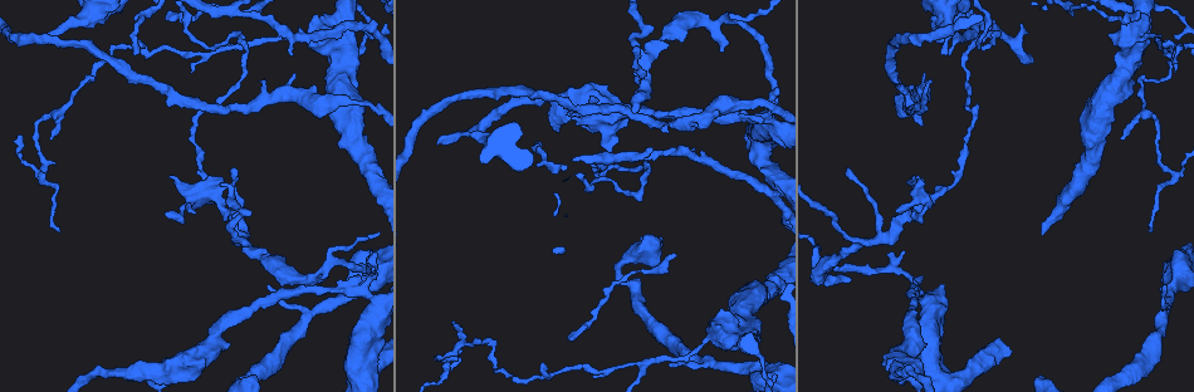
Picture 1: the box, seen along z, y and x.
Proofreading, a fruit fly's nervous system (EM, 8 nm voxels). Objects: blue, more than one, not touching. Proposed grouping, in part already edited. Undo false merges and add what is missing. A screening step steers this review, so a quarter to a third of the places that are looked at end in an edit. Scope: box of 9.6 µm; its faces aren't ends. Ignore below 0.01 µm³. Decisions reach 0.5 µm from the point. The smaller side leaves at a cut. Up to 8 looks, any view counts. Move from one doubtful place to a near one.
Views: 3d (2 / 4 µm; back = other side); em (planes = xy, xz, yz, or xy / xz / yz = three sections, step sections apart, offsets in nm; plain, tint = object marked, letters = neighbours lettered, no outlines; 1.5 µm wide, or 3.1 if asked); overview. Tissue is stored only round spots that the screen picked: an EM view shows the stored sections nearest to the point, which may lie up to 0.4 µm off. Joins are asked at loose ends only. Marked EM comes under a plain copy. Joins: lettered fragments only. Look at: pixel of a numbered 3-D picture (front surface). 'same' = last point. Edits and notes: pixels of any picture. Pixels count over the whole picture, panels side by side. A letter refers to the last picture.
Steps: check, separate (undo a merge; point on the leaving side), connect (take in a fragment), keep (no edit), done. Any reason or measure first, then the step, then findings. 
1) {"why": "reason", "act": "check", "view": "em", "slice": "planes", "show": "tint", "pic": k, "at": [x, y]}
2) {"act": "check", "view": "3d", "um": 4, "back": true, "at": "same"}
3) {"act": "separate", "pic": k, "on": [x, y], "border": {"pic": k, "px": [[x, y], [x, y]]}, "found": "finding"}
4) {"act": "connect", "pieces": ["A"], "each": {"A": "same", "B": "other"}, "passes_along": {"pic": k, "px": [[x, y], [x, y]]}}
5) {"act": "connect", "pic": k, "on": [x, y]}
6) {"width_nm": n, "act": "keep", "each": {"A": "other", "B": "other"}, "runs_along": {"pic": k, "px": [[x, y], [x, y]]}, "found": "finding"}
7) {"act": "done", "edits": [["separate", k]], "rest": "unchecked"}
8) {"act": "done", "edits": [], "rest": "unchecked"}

{"why": "branch point", "act": "check", "view": "3d", "um": 4, "pic": 1, "at": [1162, 315]}

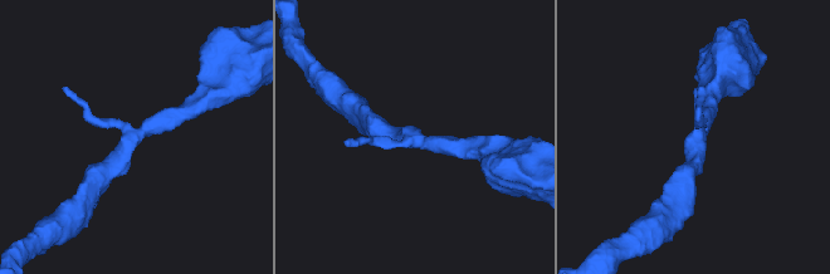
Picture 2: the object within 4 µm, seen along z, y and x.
{"why": "need the tissue", "act": "check", "view": "em", "slice": "planes", "show": "letters", "pic": 2, "at": [139, 134]}

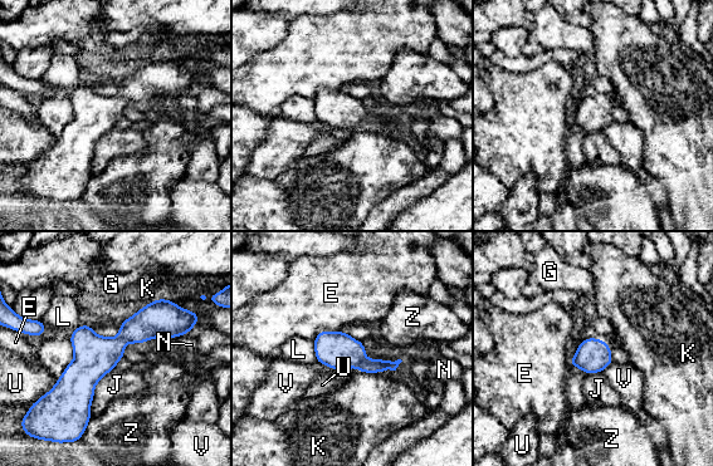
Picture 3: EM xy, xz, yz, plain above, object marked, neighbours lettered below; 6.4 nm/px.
{"act": "keep", "each": {"E": "other", "G": "other", "J": "other", "K": "other", "L": "other", "N": "other", "U": "other", "V": "other", "Z": "other"}, "runs_along": {"pic": 3, "px": [[180, 325], [133, 329], [49, 396]]}, "found": "all the same cell"}

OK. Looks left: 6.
{"why": "sharp bend", "act": "check", "view": "em", "slice": "xy", "step": 8, "show": "letters", "pic": 1, "at": [980, 47]}

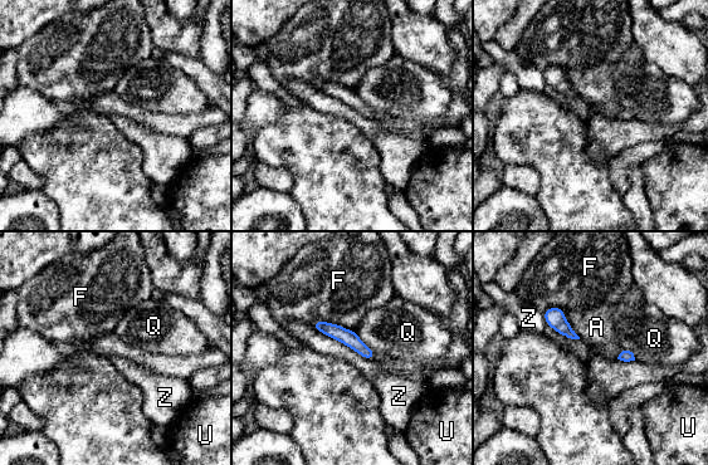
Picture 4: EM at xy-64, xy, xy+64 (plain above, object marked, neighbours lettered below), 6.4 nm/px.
{"act": "keep", "each": {"A": "other", "F": "other", "Q": "other", "U": "other", "Z": "other"}, "runs_along": {"pic": 4, "px": [[316, 324], [348, 337], [371, 355]]}, "found": "all the same cell"}

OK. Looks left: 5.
{"why": "abrupt turn", "act": "check", "view": "em", "slice": "xz", "step": 4, "show": "tint", "pic": 1, "at": [41, 173]}

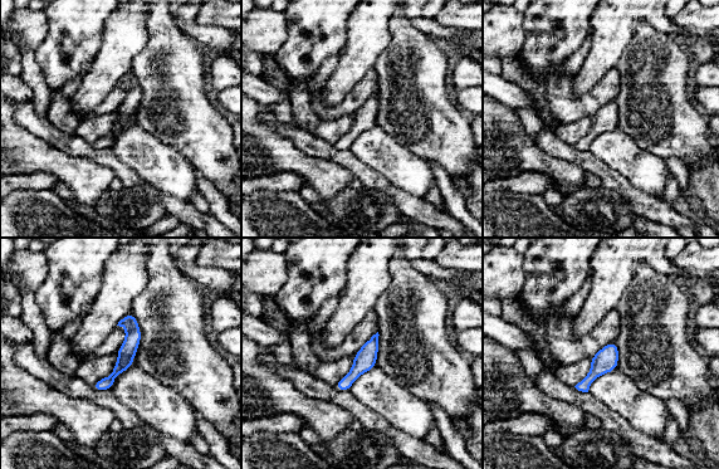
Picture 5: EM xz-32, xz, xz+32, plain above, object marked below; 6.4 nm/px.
{"act": "check", "view": "em", "slice": "planes", "show": "letters", "at": "same"}

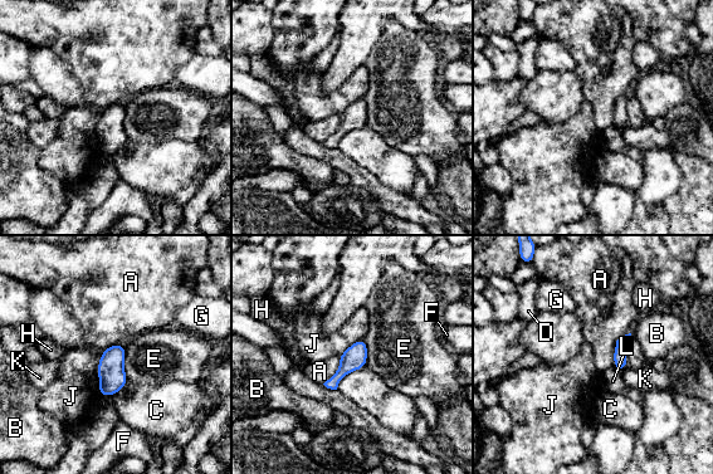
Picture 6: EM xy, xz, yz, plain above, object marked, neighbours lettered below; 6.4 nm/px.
{"act": "keep", "each": {"A": "other", "B": "other", "C": "other", "D": "other", "E": "other", "F": "other", "G": "other", "H": "other", "J": "other", "K": "other", "L": "other"}, "border": {"pic": 6, "px": [[102, 353], [98, 361], [98, 394]]}, "found": "continuous, no second cell"}

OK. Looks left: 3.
{"act": "done", "edits": [], "rest": "unchecked"}

